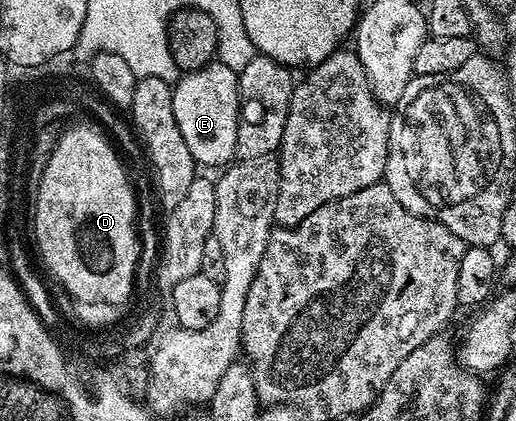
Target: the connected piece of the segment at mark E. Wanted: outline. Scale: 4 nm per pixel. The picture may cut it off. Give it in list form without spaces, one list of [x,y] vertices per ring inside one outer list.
[[[213,61],[202,69],[181,74],[172,89],[174,101],[174,121],[178,121],[178,130],[190,148],[190,157],[201,168],[223,168],[233,162],[238,137],[238,121],[240,120],[240,81],[237,72],[231,71],[225,63]]]

